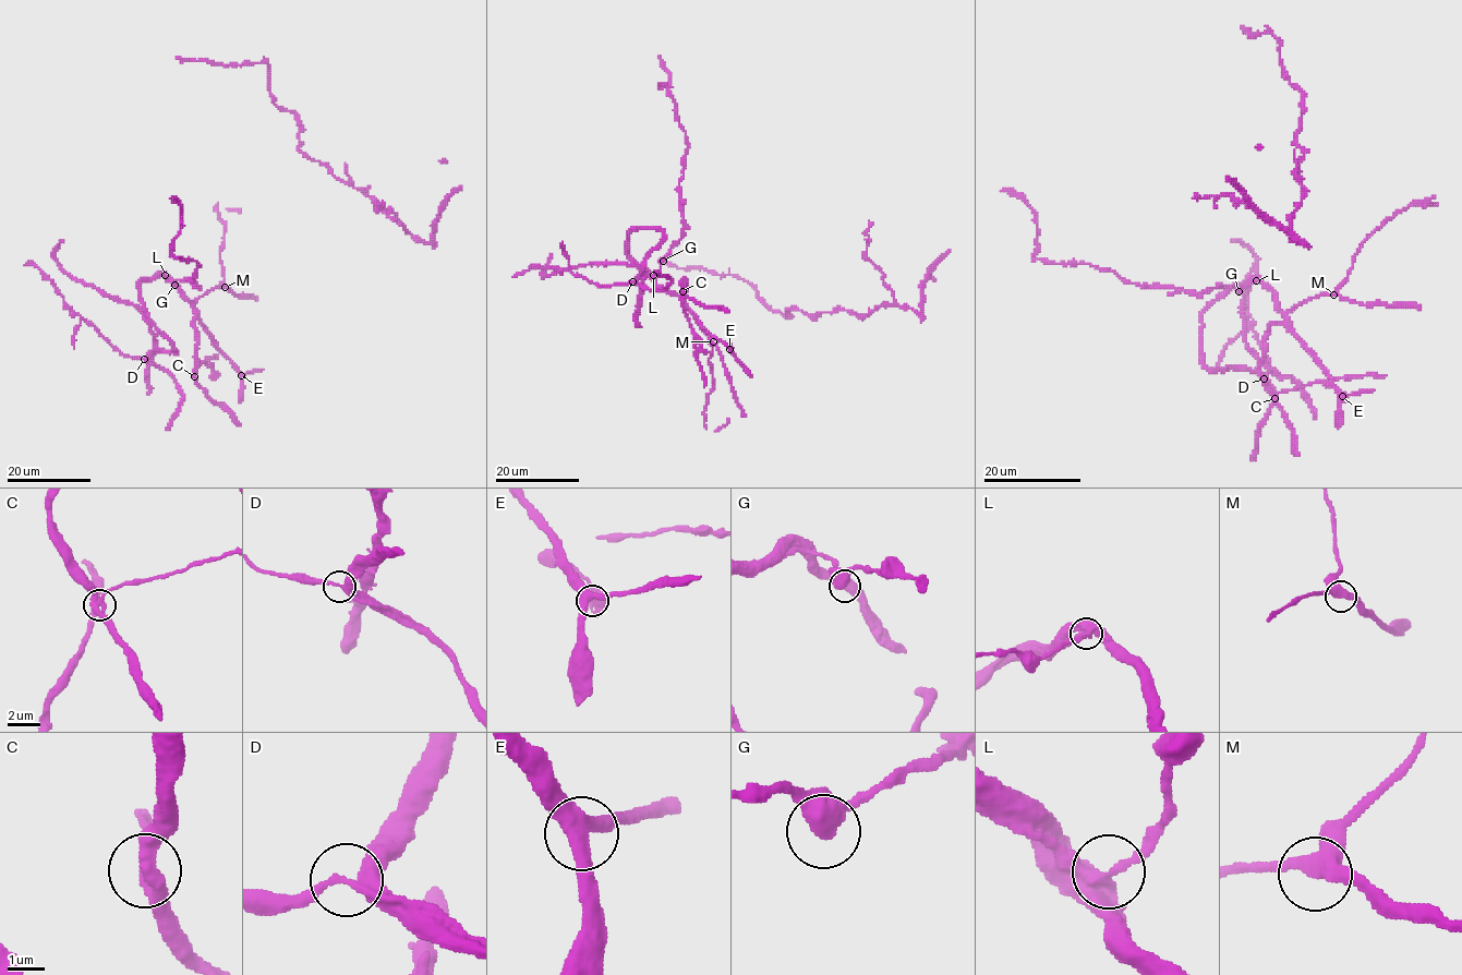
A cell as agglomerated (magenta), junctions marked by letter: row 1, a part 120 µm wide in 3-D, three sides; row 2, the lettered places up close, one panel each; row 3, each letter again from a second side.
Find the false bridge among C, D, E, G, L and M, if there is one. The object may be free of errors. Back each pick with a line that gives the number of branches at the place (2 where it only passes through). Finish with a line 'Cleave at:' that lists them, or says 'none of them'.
C: 3
Cleave at: C

